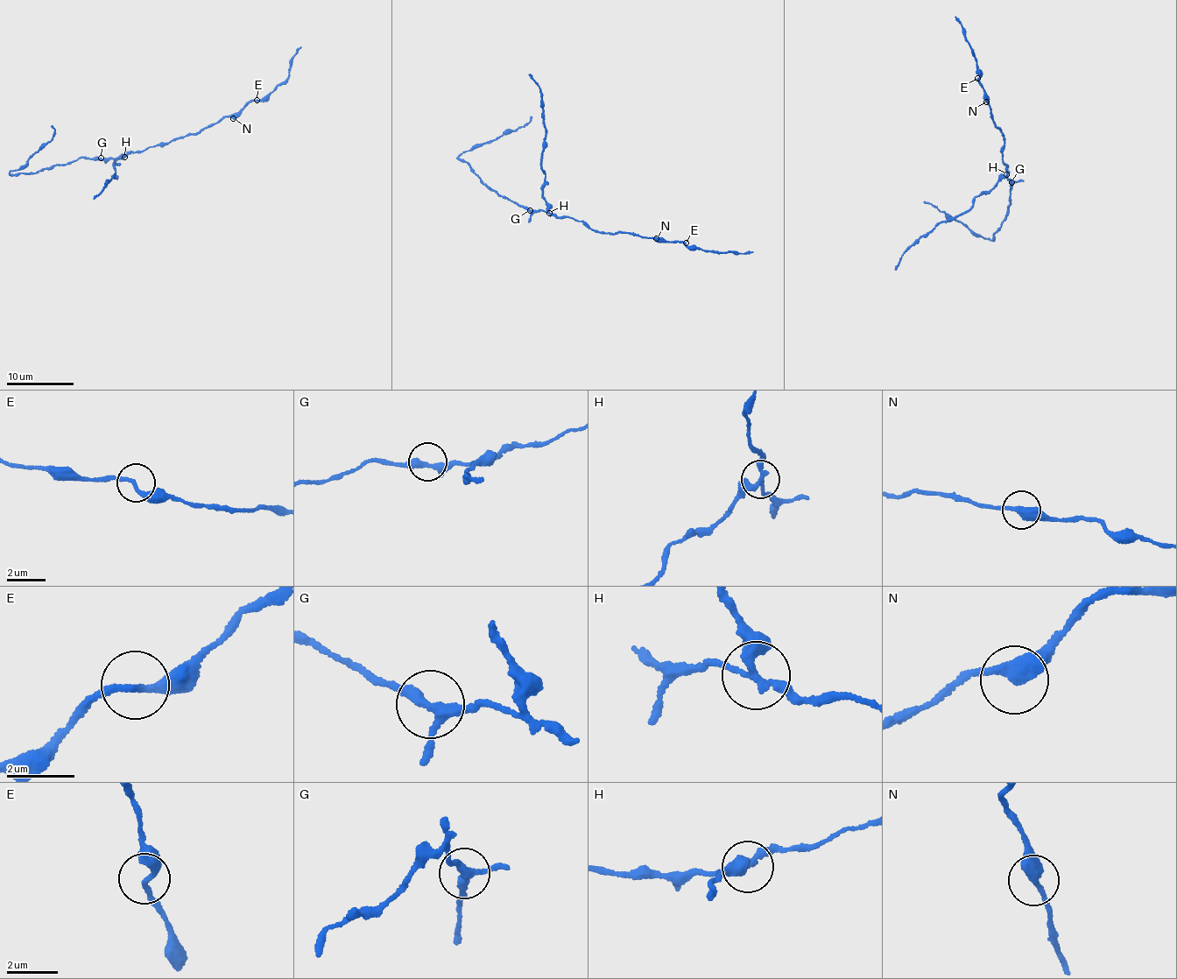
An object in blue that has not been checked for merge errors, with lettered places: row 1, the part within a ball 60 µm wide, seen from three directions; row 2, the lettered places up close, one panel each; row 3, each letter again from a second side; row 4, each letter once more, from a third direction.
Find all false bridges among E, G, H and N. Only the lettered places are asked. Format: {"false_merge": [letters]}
{"false_merge": ["H"]}

